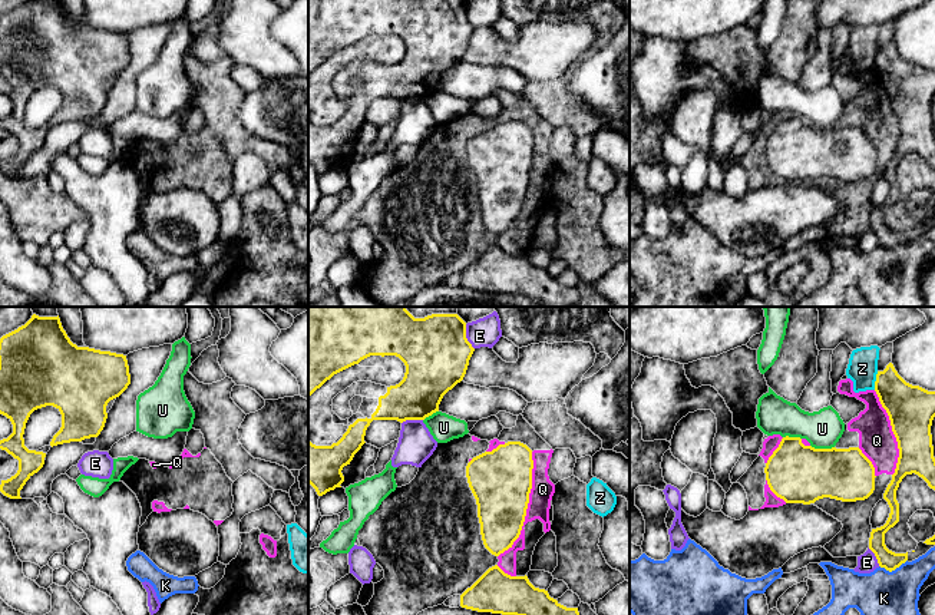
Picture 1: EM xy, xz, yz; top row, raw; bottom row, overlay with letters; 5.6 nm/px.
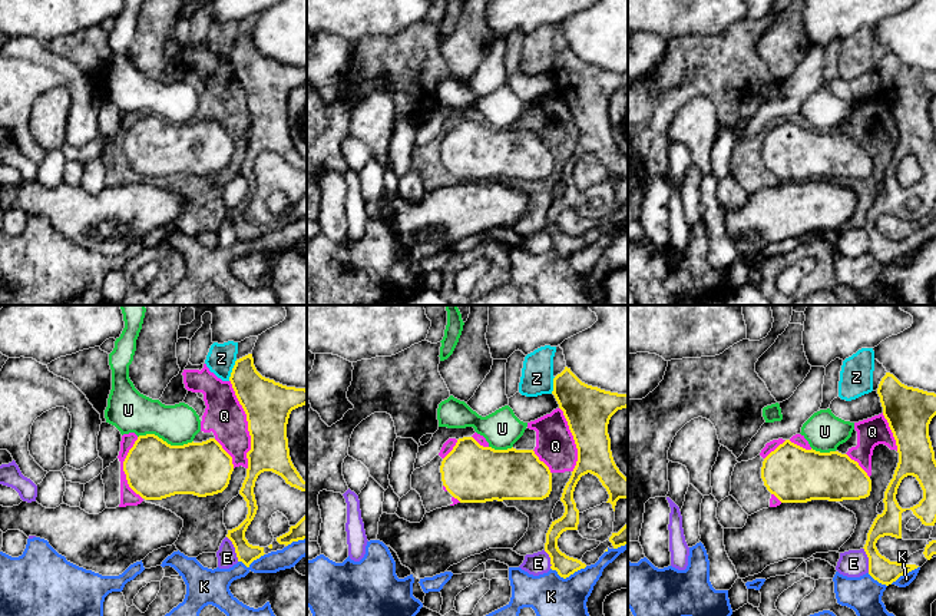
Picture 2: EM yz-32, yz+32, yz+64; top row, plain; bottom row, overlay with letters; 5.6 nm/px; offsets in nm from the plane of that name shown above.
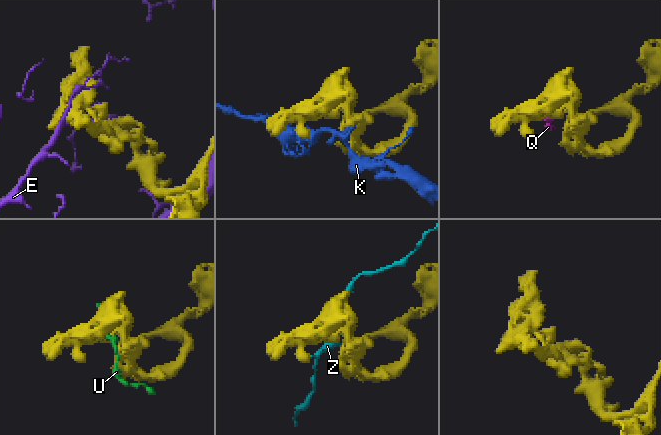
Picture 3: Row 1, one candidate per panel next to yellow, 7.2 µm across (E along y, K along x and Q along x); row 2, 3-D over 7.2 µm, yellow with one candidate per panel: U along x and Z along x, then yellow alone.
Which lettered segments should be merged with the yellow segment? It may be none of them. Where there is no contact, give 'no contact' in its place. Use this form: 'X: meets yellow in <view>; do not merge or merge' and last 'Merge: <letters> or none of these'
E: meets yellow in xz; do not merge
K: meets yellow in yz; do not merge
Q: meets yellow in xz; do not merge
U: meets yellow in yz; do not merge
Z: meets yellow in yz; do not merge
Merge: none of these

